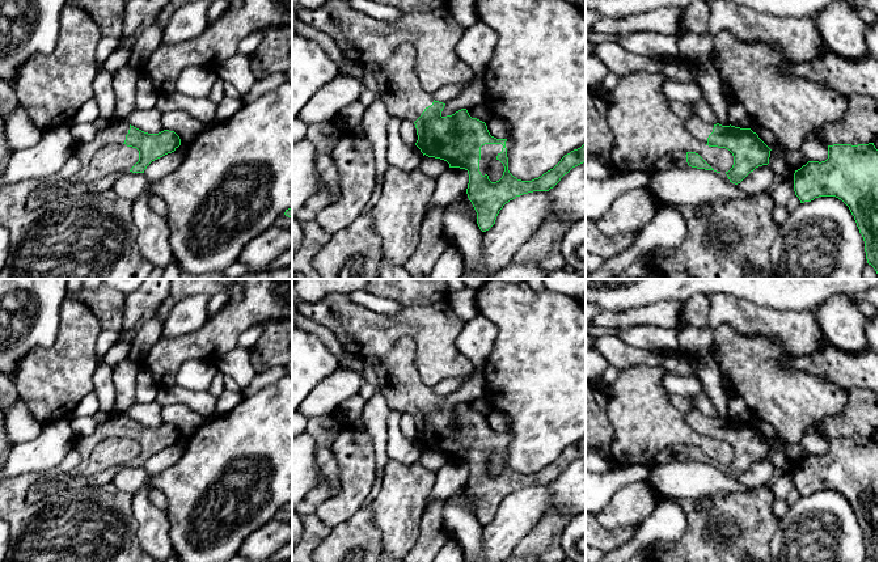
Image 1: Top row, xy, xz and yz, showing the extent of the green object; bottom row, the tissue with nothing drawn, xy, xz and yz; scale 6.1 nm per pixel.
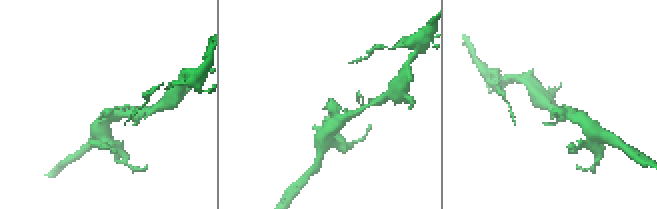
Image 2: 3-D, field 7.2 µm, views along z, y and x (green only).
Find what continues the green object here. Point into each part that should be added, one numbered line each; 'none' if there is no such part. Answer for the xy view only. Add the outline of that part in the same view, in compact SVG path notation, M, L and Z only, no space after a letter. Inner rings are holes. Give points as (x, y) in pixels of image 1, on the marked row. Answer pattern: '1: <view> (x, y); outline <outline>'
1: xy (115, 132); outline M121 121L115 123L109 123L103 130L97 130L94 138L89 143L76 144L73 155L81 164L81 170L75 178L72 185L81 186L85 169L88 168L94 153L103 145L110 143L124 143L126 135L128 134L130 123L127 121Z

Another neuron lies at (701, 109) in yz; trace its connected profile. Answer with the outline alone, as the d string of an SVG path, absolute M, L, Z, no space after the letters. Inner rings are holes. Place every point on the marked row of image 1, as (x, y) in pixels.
M703 100L689 103L692 114L697 115L700 119L702 119L705 123L709 124L717 124L718 118L713 113L709 103Z

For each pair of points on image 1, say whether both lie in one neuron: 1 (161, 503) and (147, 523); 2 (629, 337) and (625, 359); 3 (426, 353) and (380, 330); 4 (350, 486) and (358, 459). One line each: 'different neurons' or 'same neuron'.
1: different neurons
2: different neurons
3: same neuron
4: same neuron

